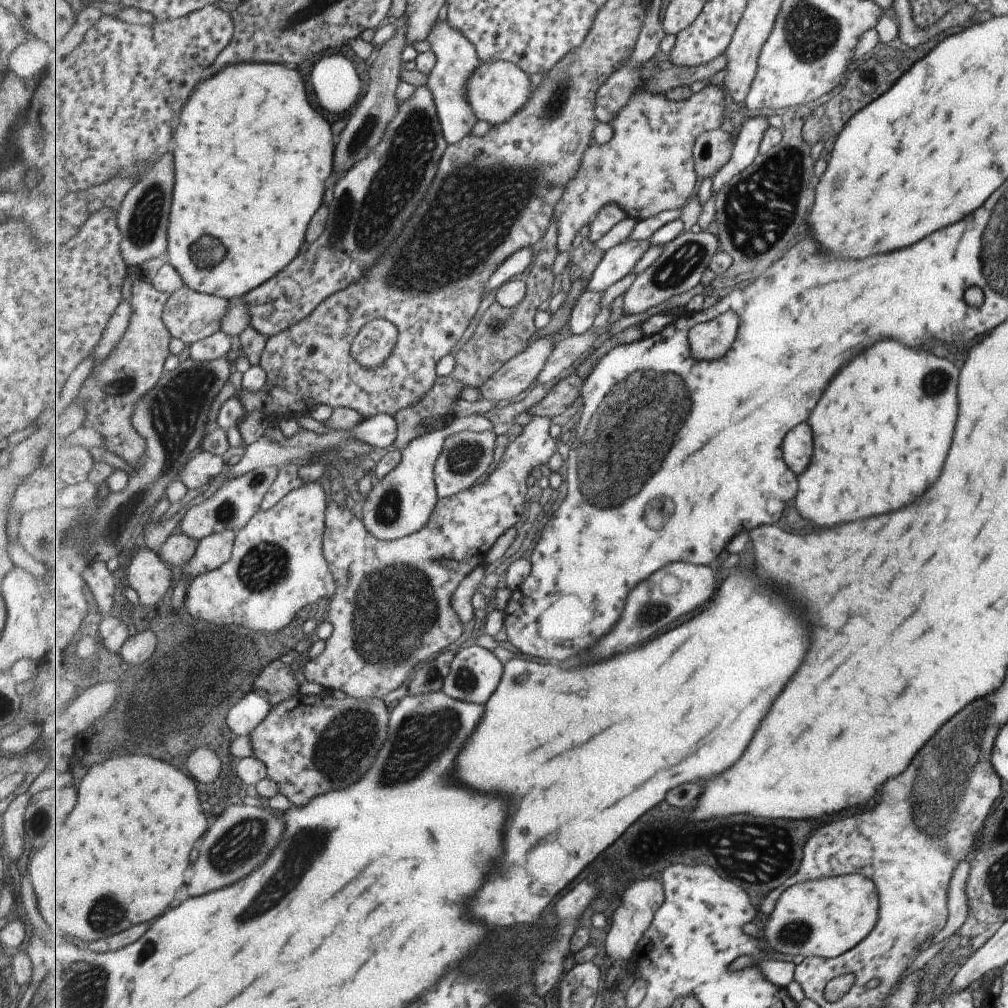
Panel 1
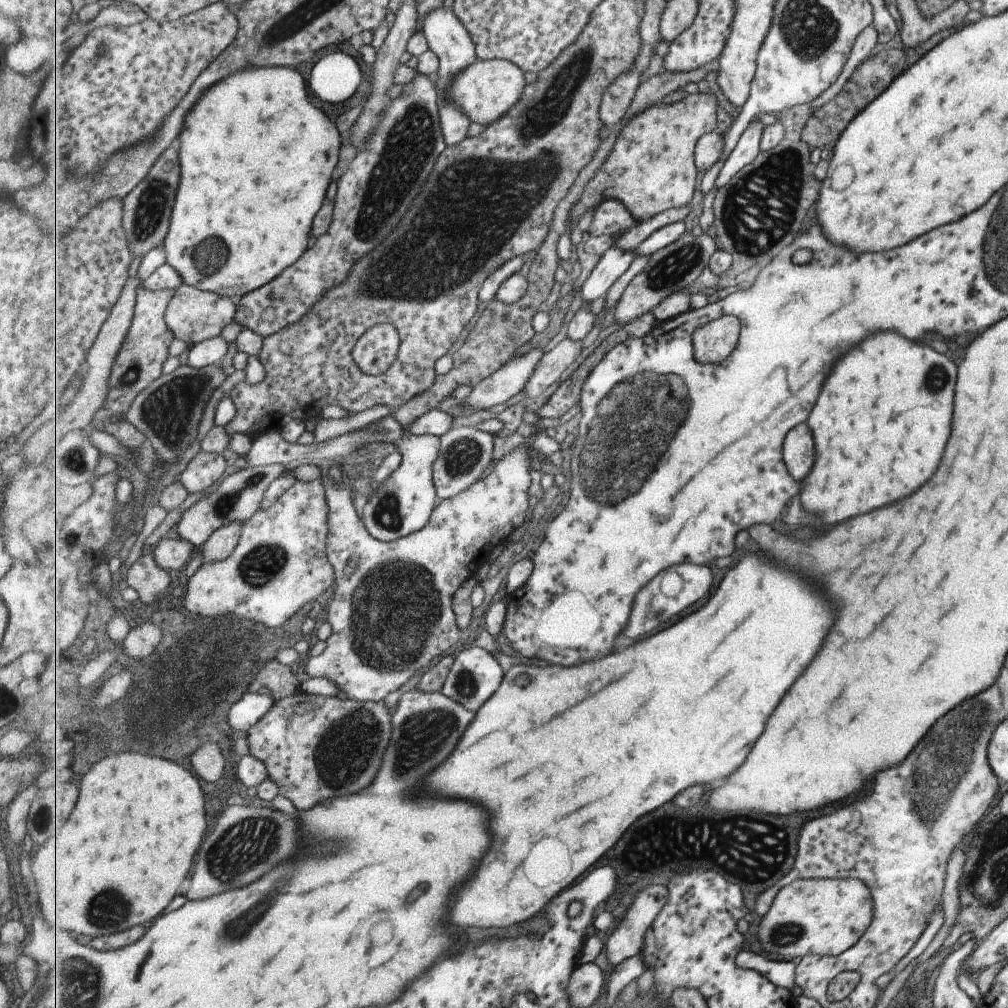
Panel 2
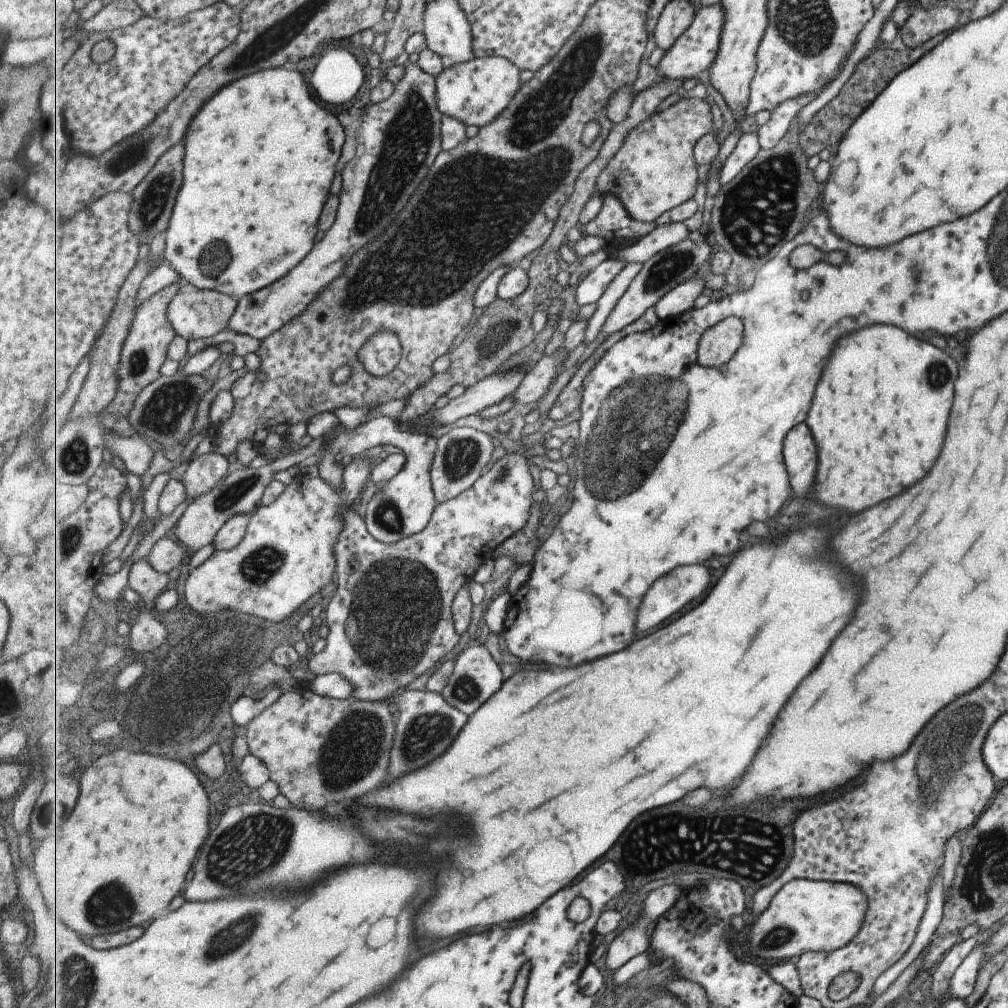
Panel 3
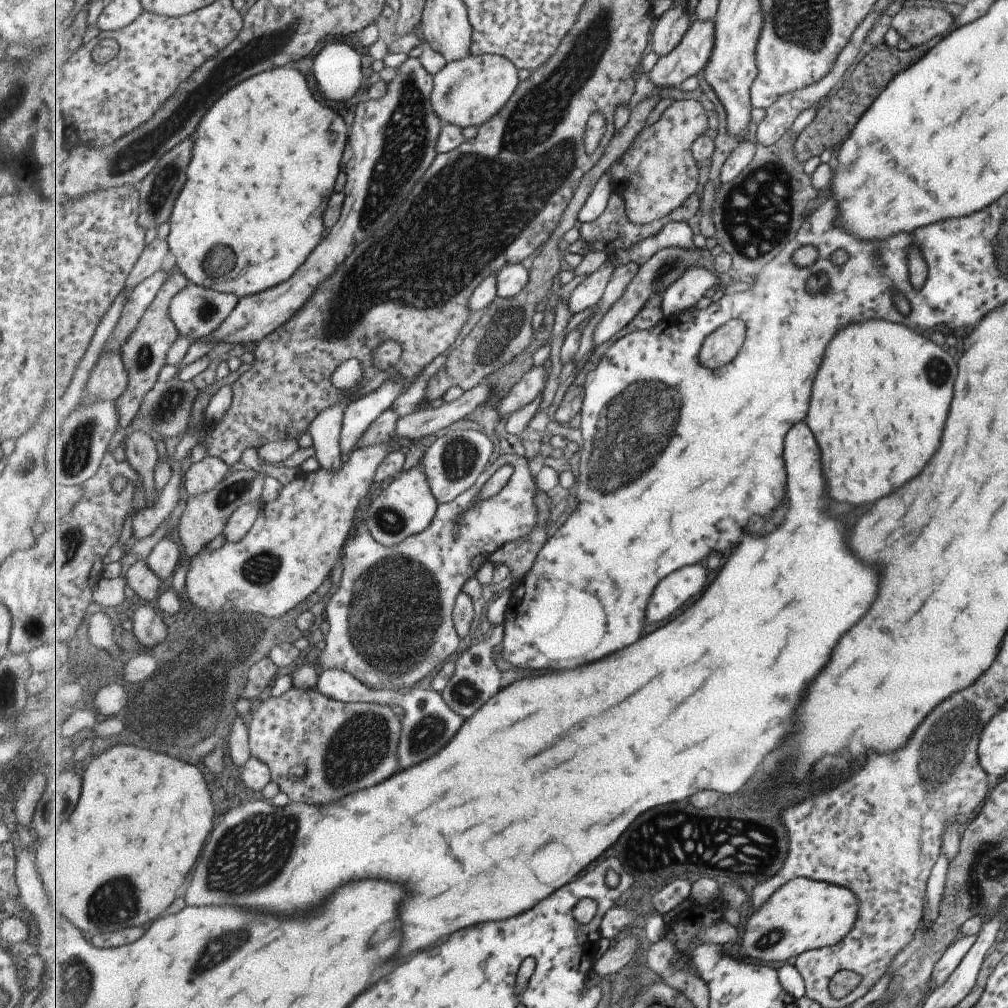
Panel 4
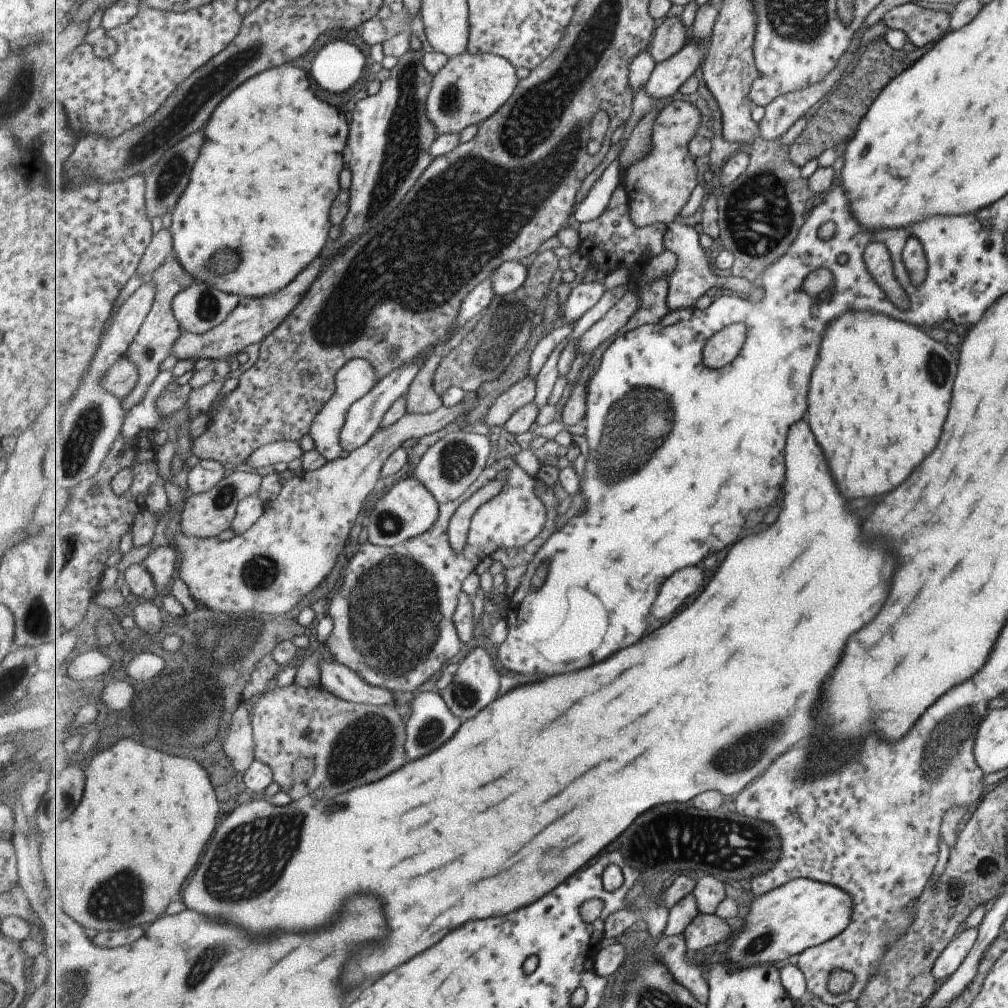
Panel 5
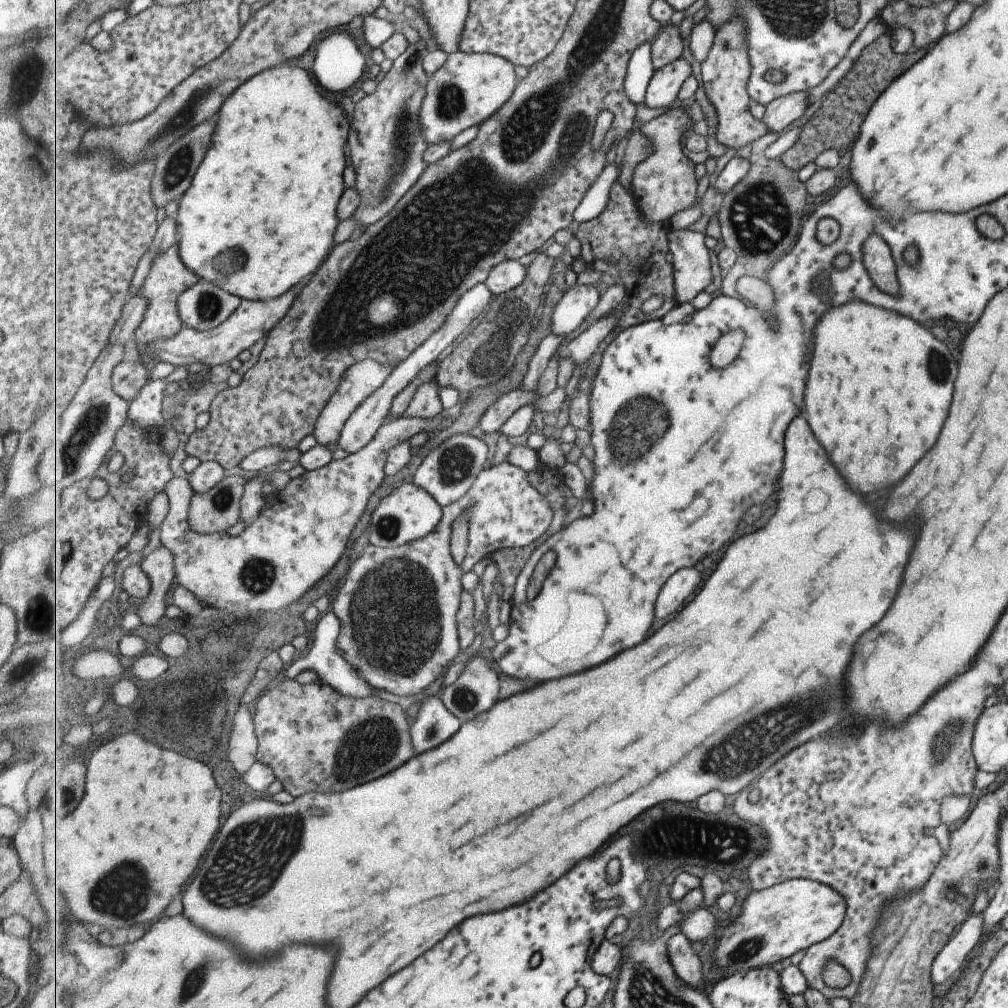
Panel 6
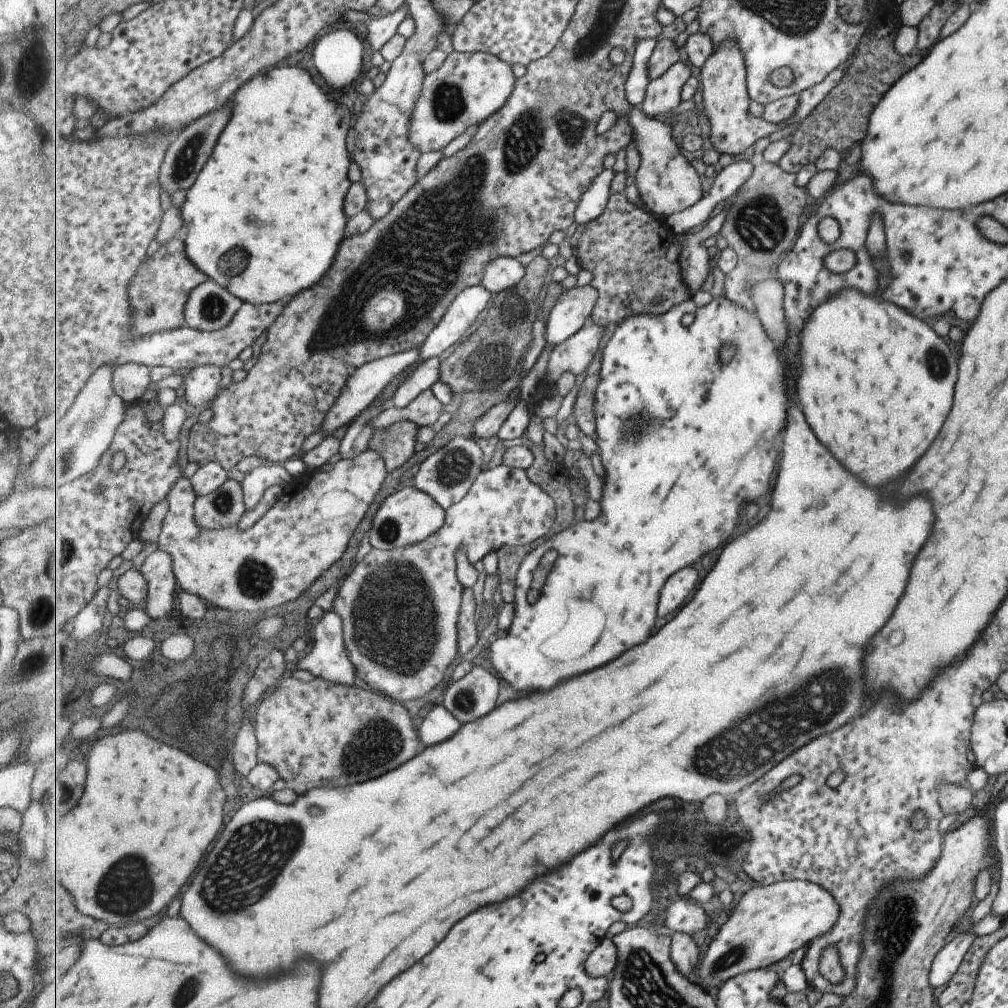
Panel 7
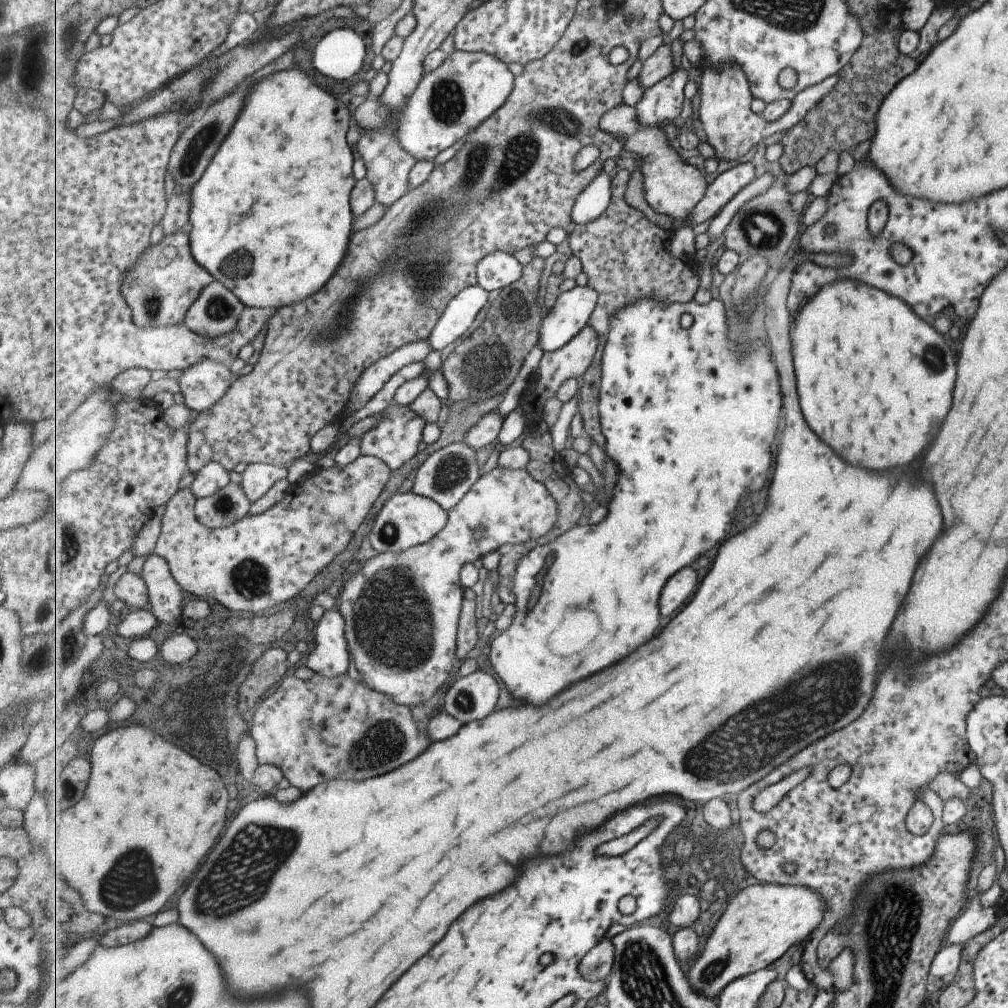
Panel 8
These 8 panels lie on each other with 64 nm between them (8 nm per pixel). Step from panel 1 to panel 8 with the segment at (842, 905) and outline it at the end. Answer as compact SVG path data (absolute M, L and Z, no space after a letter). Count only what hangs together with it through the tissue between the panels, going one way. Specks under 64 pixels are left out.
M759 883L745 888L731 900L710 934L703 952L690 964L687 975L693 991L701 997L717 1000L724 989L734 981L766 969L769 964L779 960L793 944L805 944L814 930L821 926L827 910L820 895L808 887Z

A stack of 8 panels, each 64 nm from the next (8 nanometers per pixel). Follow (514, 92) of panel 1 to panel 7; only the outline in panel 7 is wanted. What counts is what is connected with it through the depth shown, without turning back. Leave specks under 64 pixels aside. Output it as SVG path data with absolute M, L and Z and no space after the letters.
M453 51L436 72L427 73L416 108L412 113L408 138L422 155L440 152L471 126L488 121L516 90L511 65L490 53Z

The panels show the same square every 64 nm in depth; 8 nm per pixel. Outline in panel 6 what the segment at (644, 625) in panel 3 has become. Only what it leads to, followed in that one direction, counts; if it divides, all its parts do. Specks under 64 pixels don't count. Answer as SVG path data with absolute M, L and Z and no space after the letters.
M685 568L673 574L669 582L665 584L665 590L661 590L659 598L659 614L657 618L667 618L671 616L673 610L677 610L683 602L693 598L693 594L699 590L703 578L697 568Z

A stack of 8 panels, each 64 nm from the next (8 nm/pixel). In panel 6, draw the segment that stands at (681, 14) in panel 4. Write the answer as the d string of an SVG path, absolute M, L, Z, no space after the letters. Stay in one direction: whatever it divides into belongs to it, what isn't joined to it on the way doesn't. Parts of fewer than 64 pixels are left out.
M667 26L652 44L652 62L655 72L676 62L683 56L683 40L676 27Z

